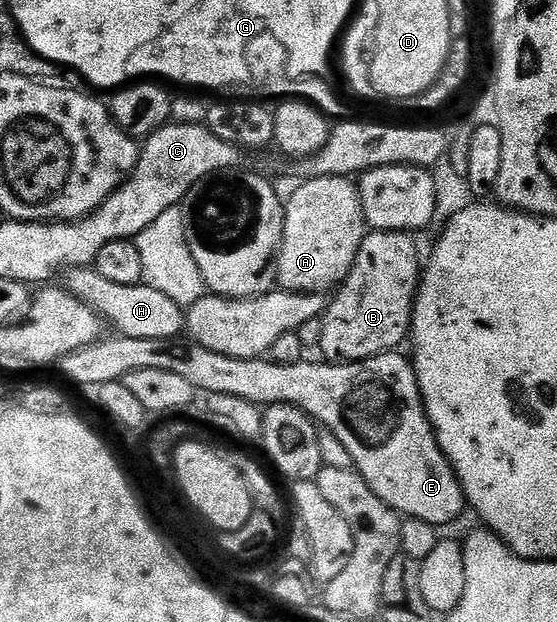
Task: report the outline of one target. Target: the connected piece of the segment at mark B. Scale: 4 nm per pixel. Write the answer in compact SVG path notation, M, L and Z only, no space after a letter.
M372 230L365 233L362 244L358 248L358 256L354 256L354 264L350 268L350 272L344 277L338 289L335 291L334 297L329 301L327 308L324 309L321 324L321 336L318 343L318 350L321 350L323 357L329 362L365 362L368 358L373 358L379 354L396 352L401 349L400 345L405 345L406 339L409 337L412 328L412 303L416 300L416 288L418 279L422 274L422 254L420 258L420 250L416 247L416 242L411 233L403 230Z

